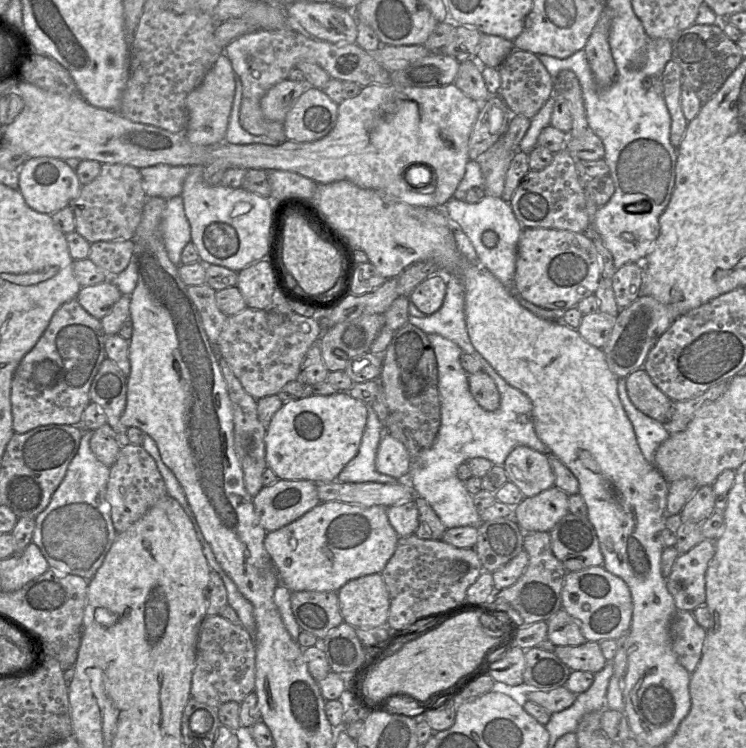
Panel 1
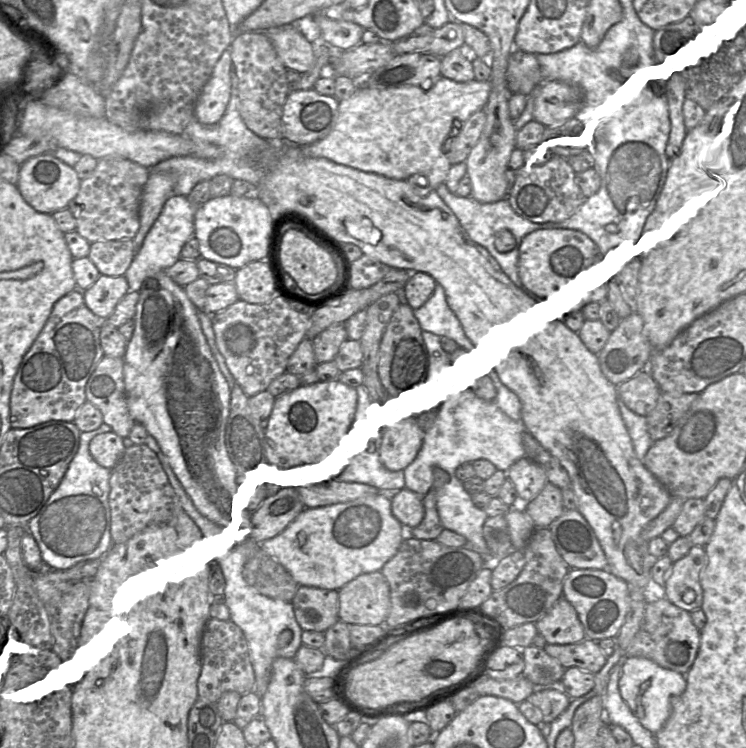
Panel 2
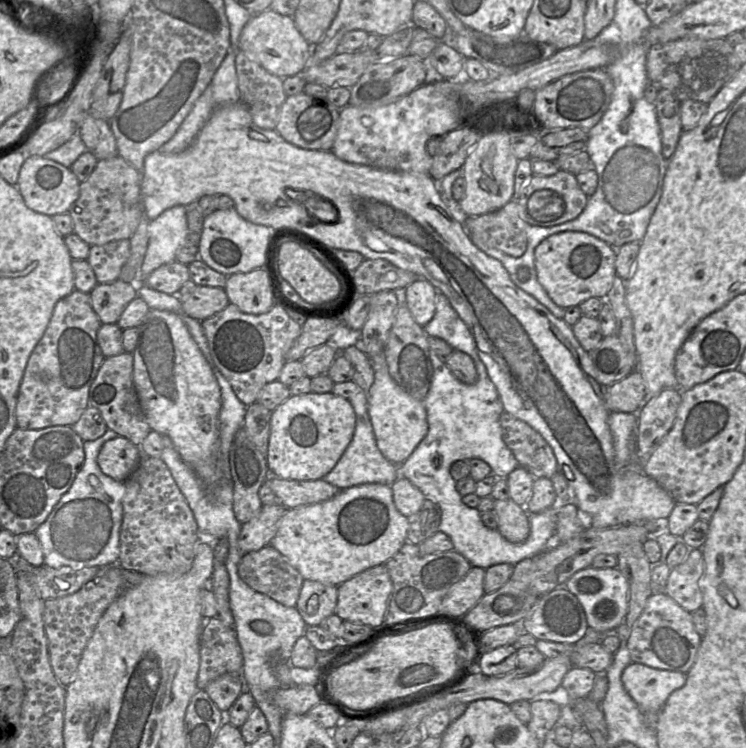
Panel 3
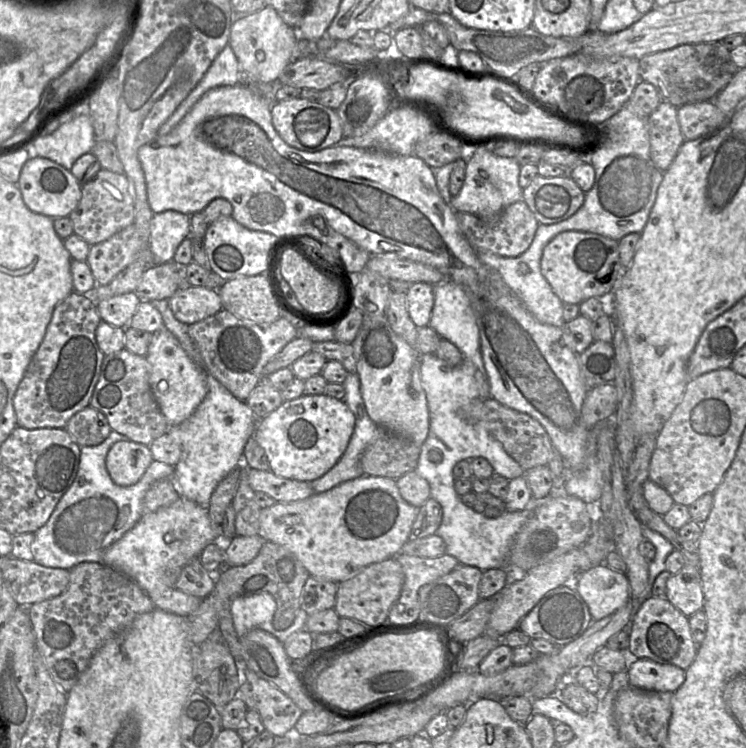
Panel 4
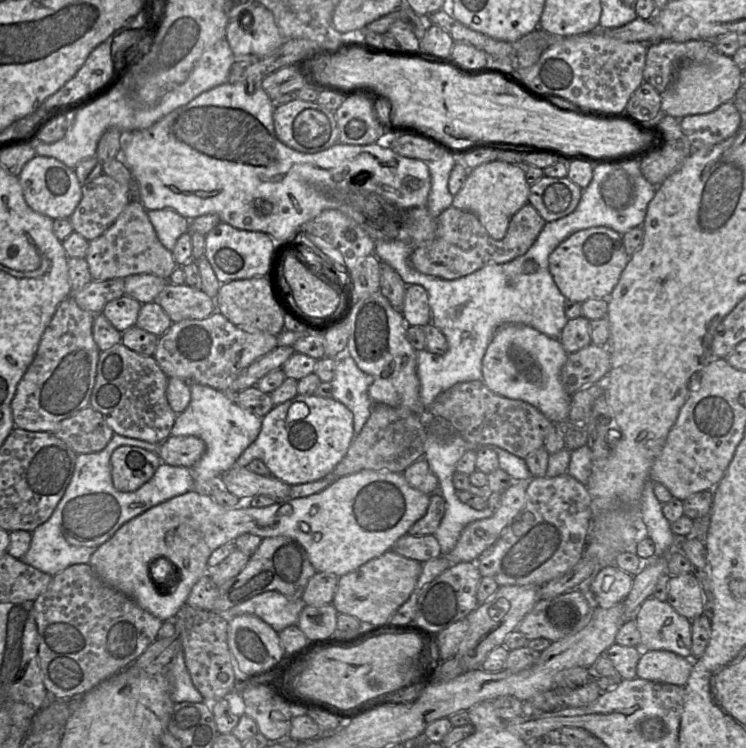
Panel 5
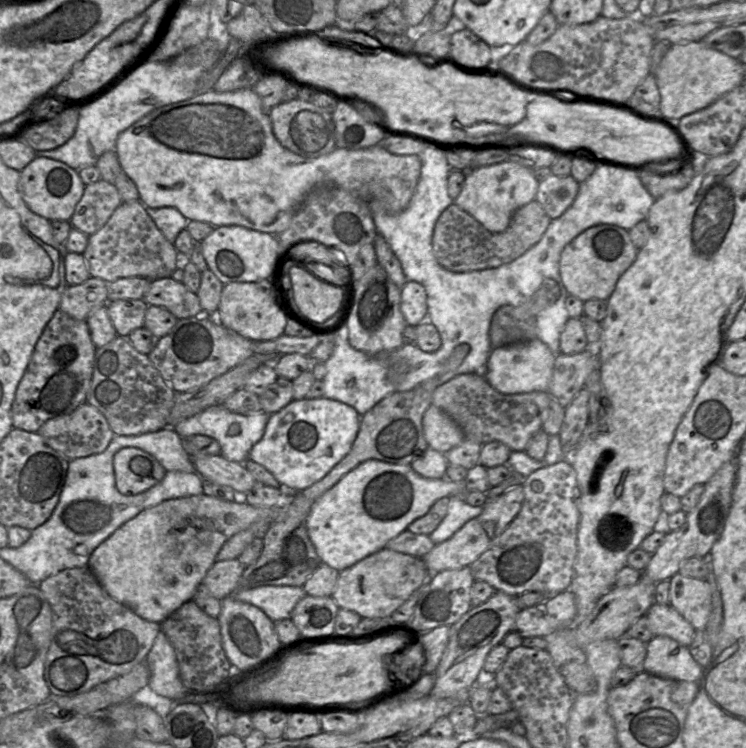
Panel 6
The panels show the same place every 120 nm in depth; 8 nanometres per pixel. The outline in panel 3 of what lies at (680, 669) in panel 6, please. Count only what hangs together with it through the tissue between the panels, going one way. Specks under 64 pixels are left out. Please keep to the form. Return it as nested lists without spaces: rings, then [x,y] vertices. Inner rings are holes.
[[[631,662],[622,673],[625,690],[645,715],[657,715],[670,694],[683,687],[687,675]]]

